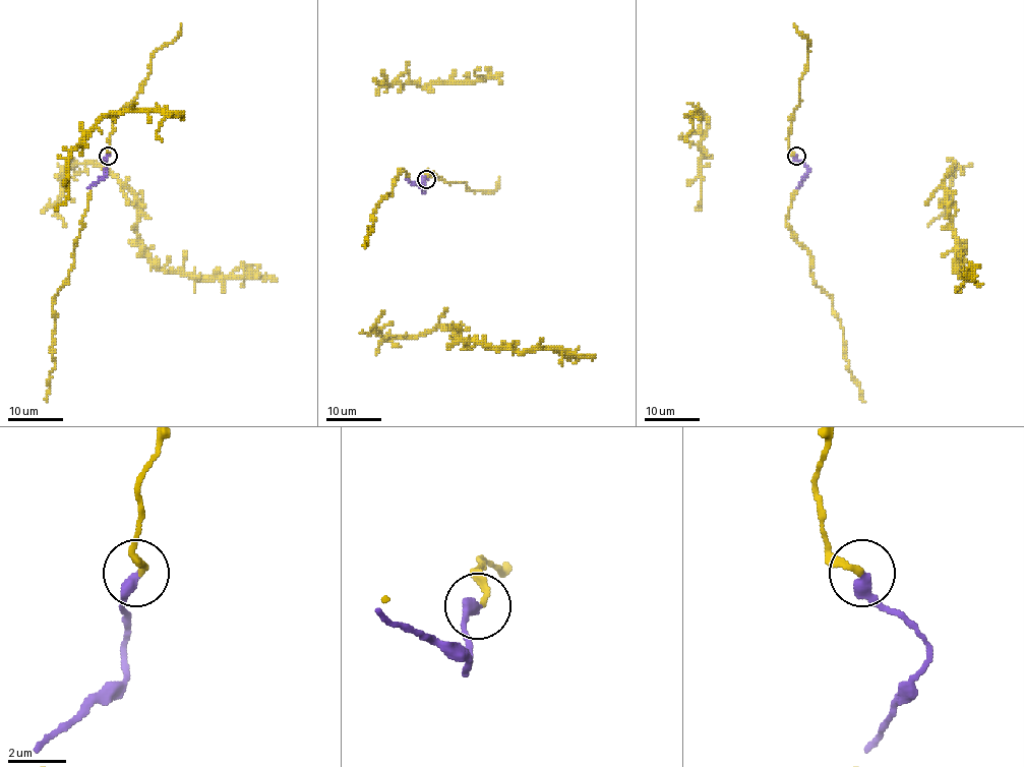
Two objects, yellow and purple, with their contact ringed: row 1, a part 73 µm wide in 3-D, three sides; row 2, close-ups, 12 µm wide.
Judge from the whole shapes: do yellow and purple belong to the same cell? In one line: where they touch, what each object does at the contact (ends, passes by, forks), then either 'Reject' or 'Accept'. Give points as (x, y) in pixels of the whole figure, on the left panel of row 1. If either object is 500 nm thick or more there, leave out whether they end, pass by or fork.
Place: (108, 156). At the ring yellow ends. At the ring purple ends. Accept

